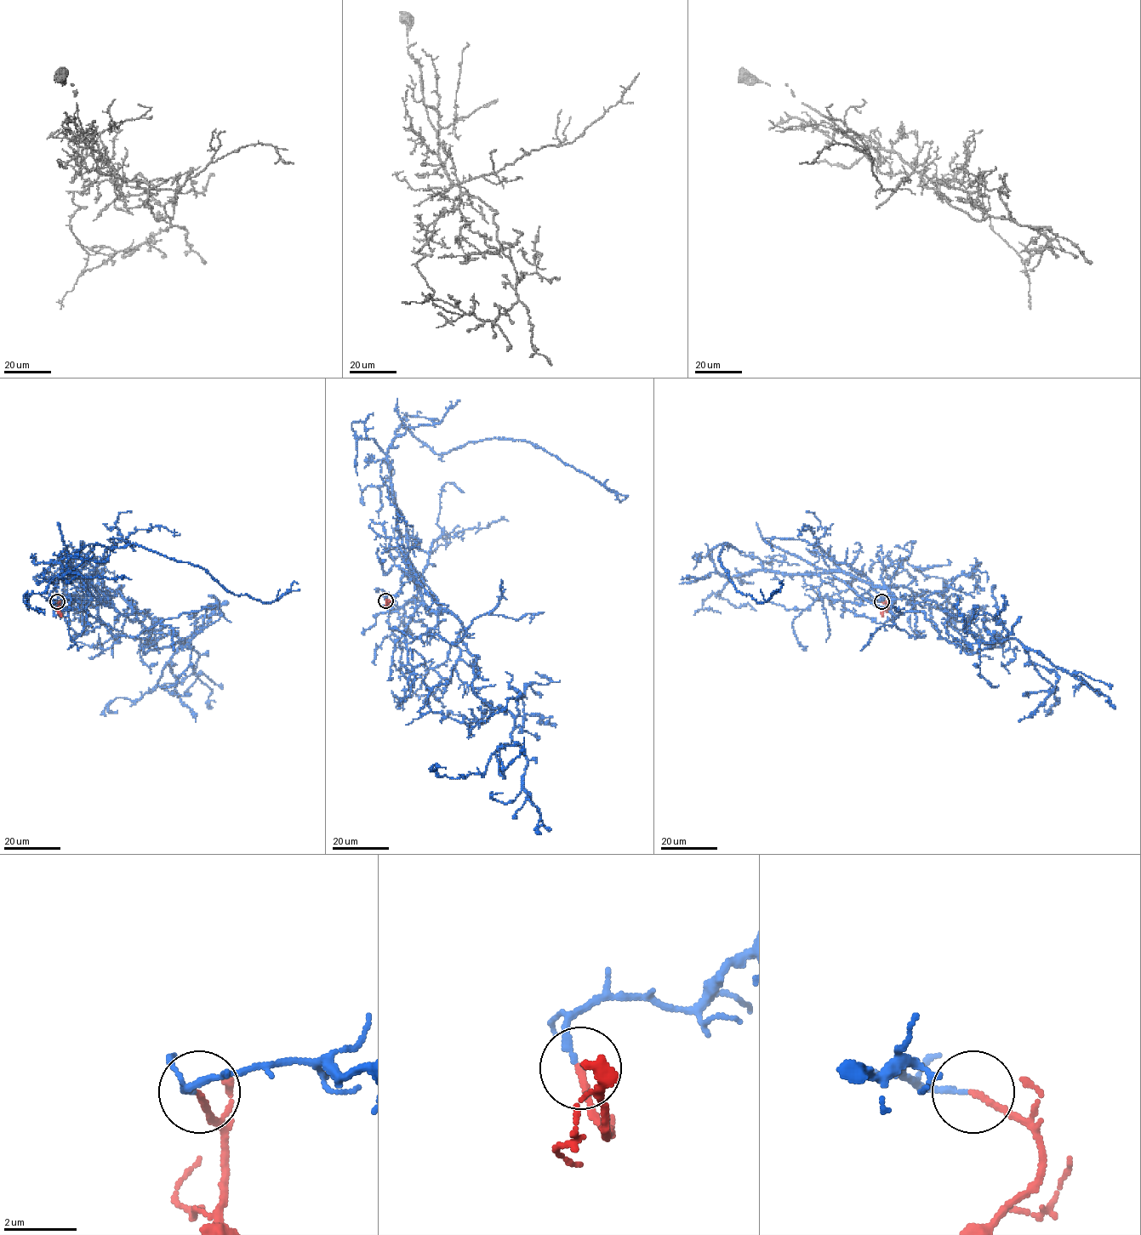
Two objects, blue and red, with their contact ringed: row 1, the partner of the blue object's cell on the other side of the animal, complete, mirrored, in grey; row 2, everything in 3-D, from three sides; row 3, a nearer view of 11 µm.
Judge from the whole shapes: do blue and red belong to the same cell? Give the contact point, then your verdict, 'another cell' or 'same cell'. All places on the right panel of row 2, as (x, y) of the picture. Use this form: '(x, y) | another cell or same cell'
(881, 601) | same cell

